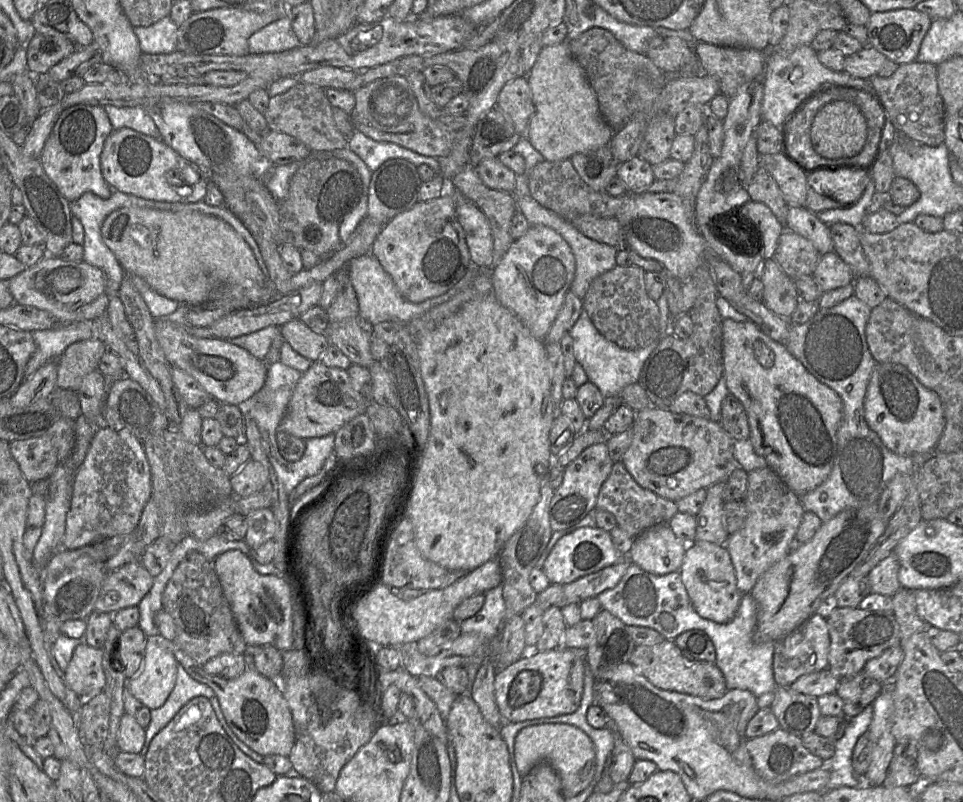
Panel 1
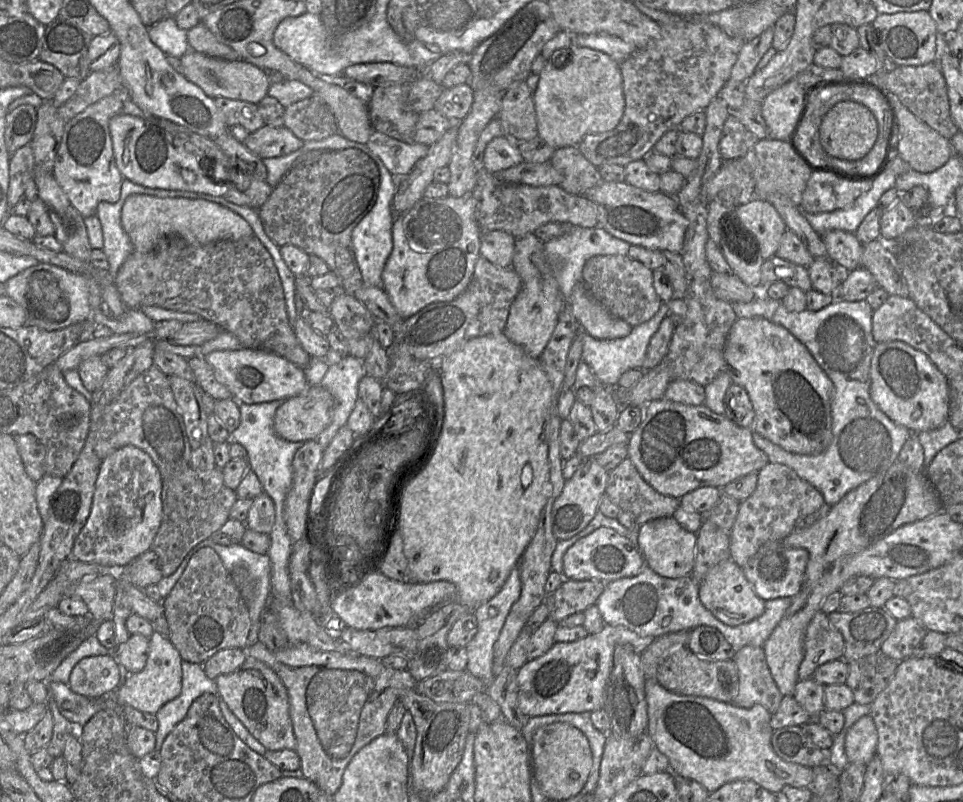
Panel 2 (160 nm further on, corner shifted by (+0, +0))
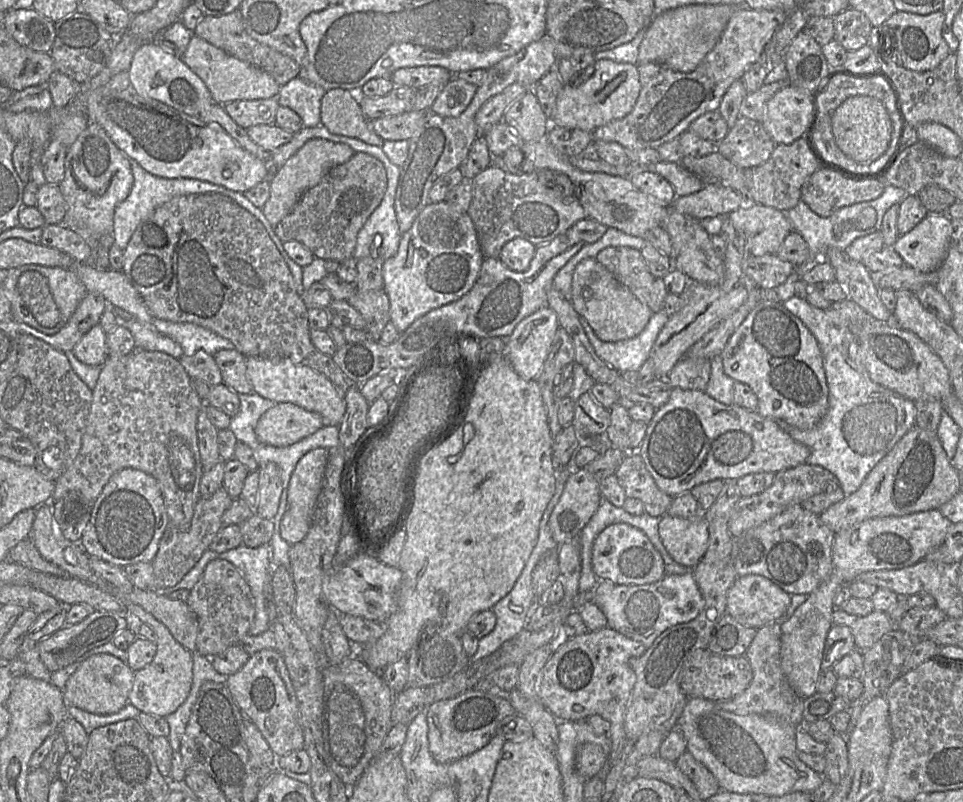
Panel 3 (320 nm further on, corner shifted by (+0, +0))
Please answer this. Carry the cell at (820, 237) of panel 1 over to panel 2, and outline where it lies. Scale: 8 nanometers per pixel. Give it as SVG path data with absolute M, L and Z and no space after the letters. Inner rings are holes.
M832 230L821 236L827 249L828 258L844 273L862 268L863 244L854 233Z

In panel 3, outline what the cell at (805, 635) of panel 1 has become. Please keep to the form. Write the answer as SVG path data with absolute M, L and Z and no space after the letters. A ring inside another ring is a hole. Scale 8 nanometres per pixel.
M833 624L830 628L823 651L821 671L832 668L842 657L856 649L849 627Z

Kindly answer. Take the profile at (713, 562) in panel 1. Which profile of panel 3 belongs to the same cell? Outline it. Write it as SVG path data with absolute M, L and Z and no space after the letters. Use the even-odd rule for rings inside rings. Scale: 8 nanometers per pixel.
M762 575L738 576L727 593L726 614L744 626L760 628L783 619L791 602L785 592Z

